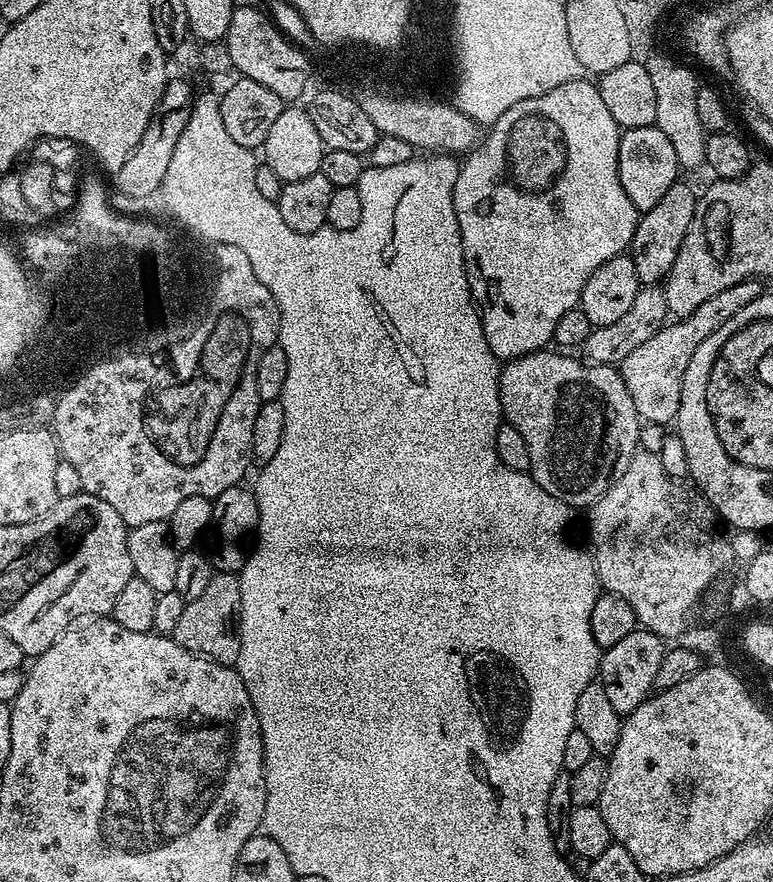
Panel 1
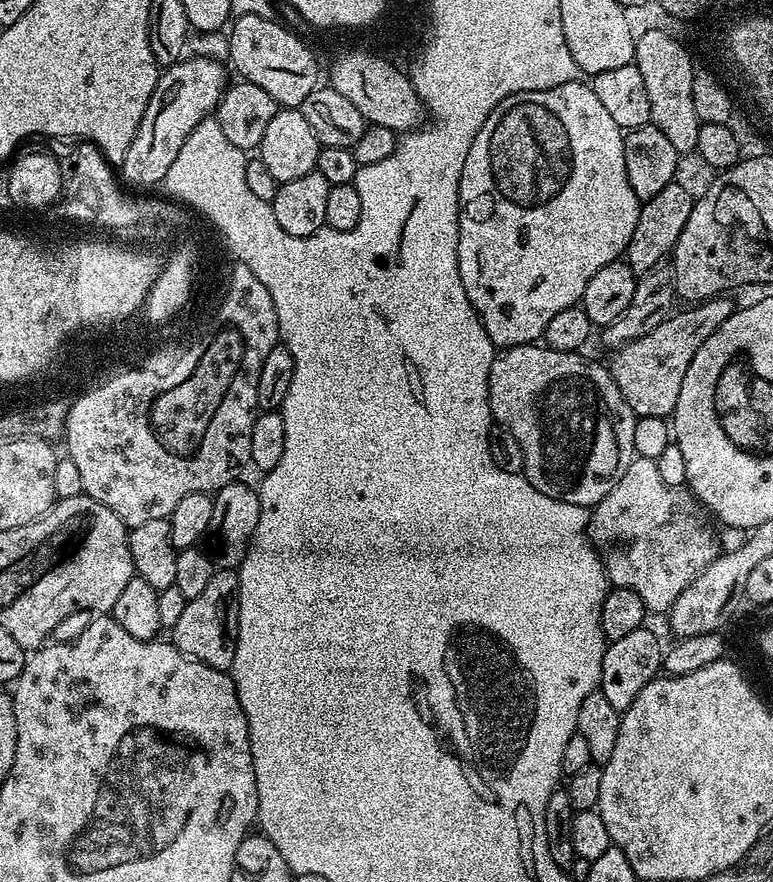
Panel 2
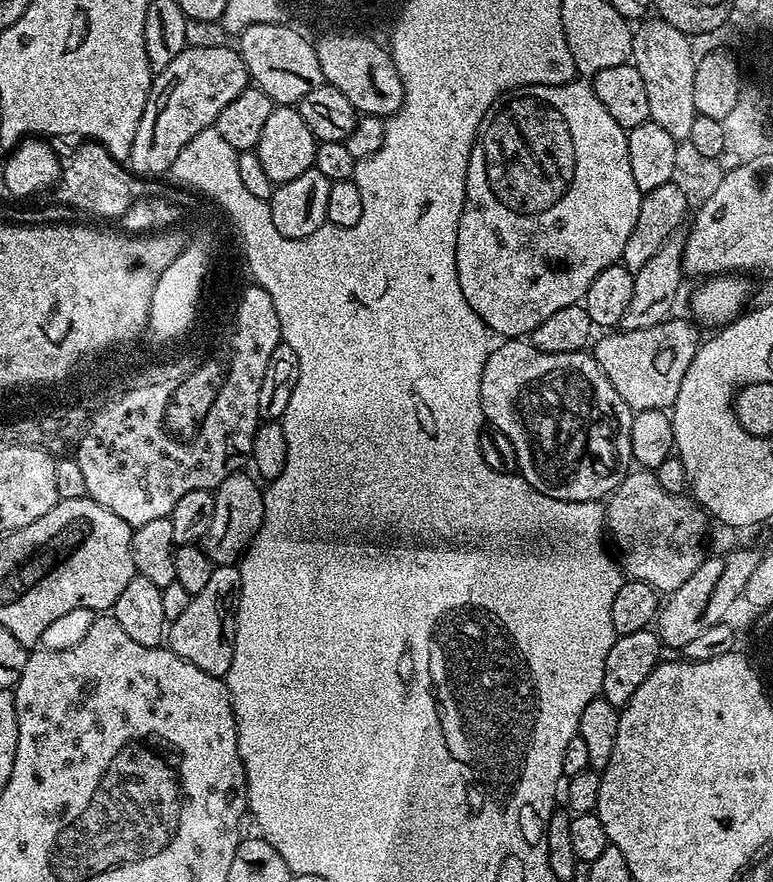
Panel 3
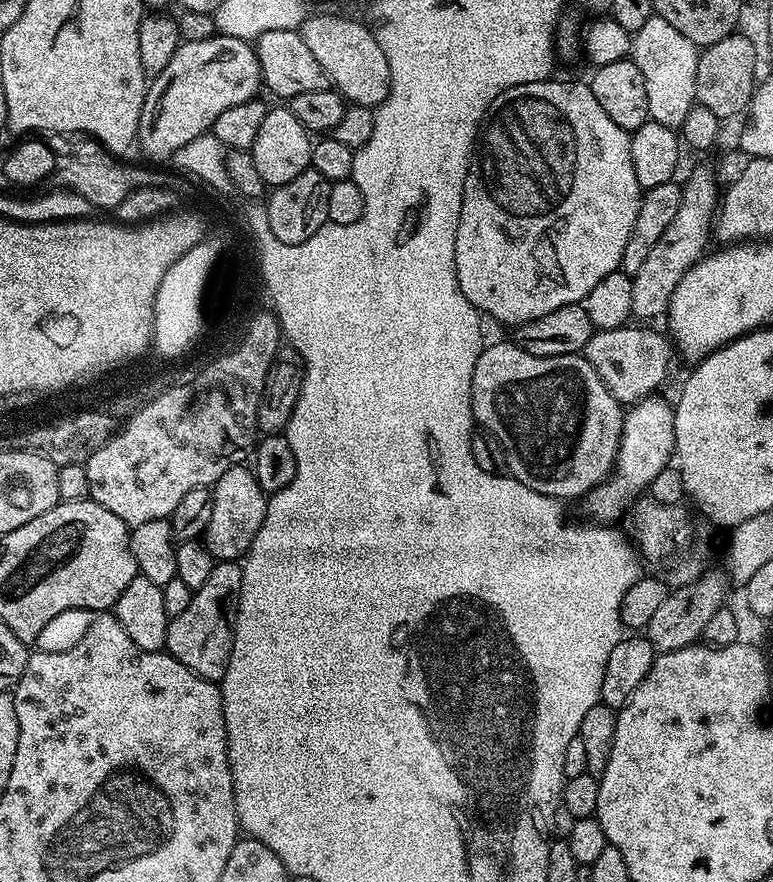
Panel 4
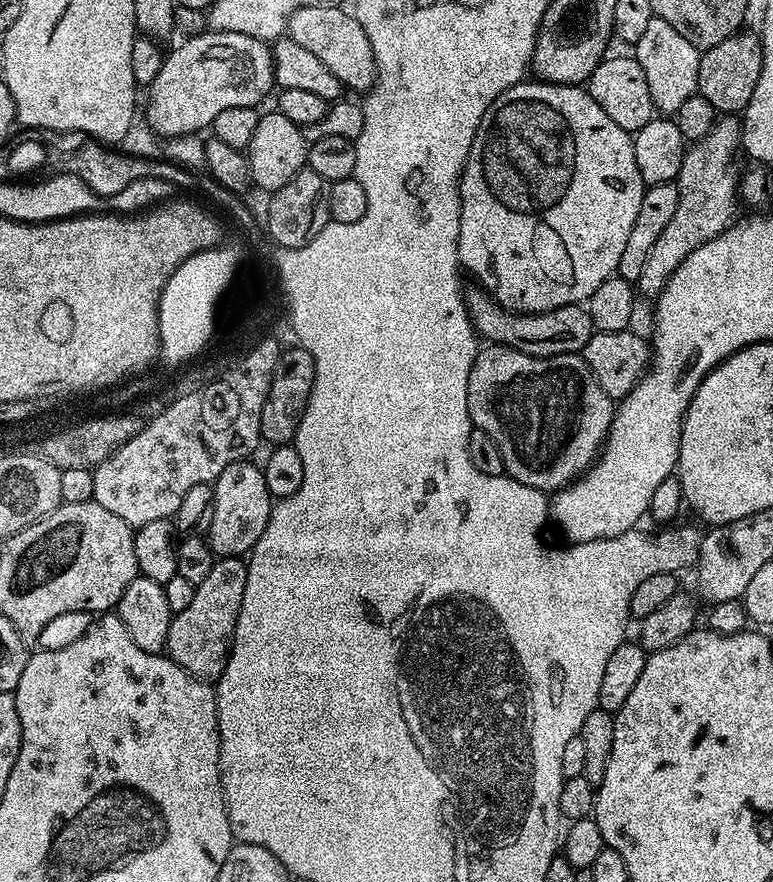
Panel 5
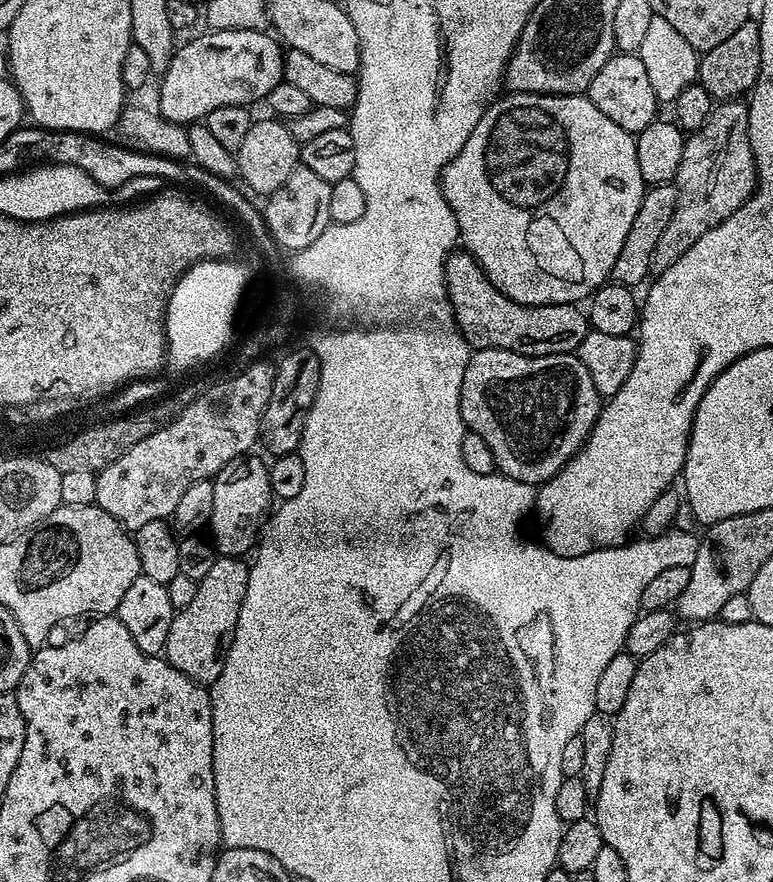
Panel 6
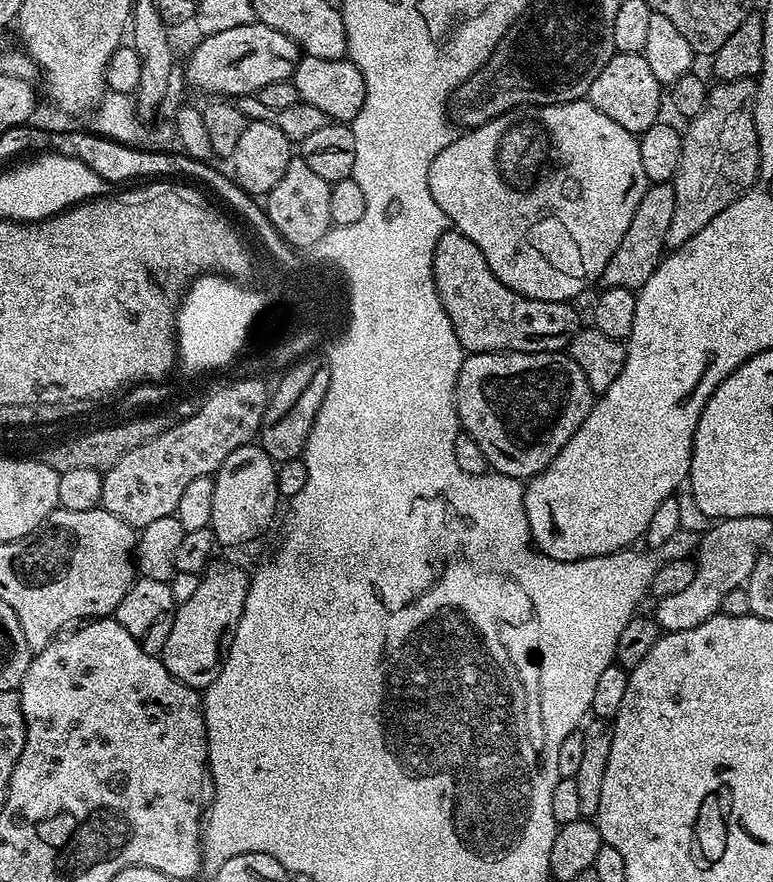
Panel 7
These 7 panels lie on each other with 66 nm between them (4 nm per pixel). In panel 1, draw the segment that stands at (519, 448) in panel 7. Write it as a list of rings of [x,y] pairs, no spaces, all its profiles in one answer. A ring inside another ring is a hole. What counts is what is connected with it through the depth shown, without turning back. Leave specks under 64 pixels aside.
[[[541,350],[539,352],[531,352],[525,356],[520,356],[516,360],[509,360],[501,367],[500,411],[503,419],[507,423],[512,424],[514,430],[518,430],[518,434],[522,434],[522,438],[526,442],[526,450],[530,450],[528,472],[534,478],[534,482],[538,482],[538,486],[542,486],[542,490],[546,490],[546,494],[554,494],[554,498],[566,502],[573,510],[580,510],[580,508],[584,510],[591,506],[621,476],[626,470],[626,466],[630,466],[630,458],[638,450],[642,421],[636,413],[634,398],[630,398],[630,390],[626,390],[626,382],[622,382],[619,371],[615,367],[606,364],[593,364],[585,362],[583,359],[580,359],[581,361],[575,360],[572,357],[575,355],[565,354],[560,350],[552,351]]]

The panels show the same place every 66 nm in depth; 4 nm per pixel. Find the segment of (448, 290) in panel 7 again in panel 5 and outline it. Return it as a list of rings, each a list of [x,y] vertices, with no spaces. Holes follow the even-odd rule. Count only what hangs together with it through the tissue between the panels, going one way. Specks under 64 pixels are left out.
[[[483,288],[473,289],[466,296],[468,316],[477,337],[485,336],[488,344],[501,344],[531,356],[567,356],[583,353],[586,342],[590,342],[594,329],[587,307],[567,304],[553,312],[511,312],[496,303]]]

